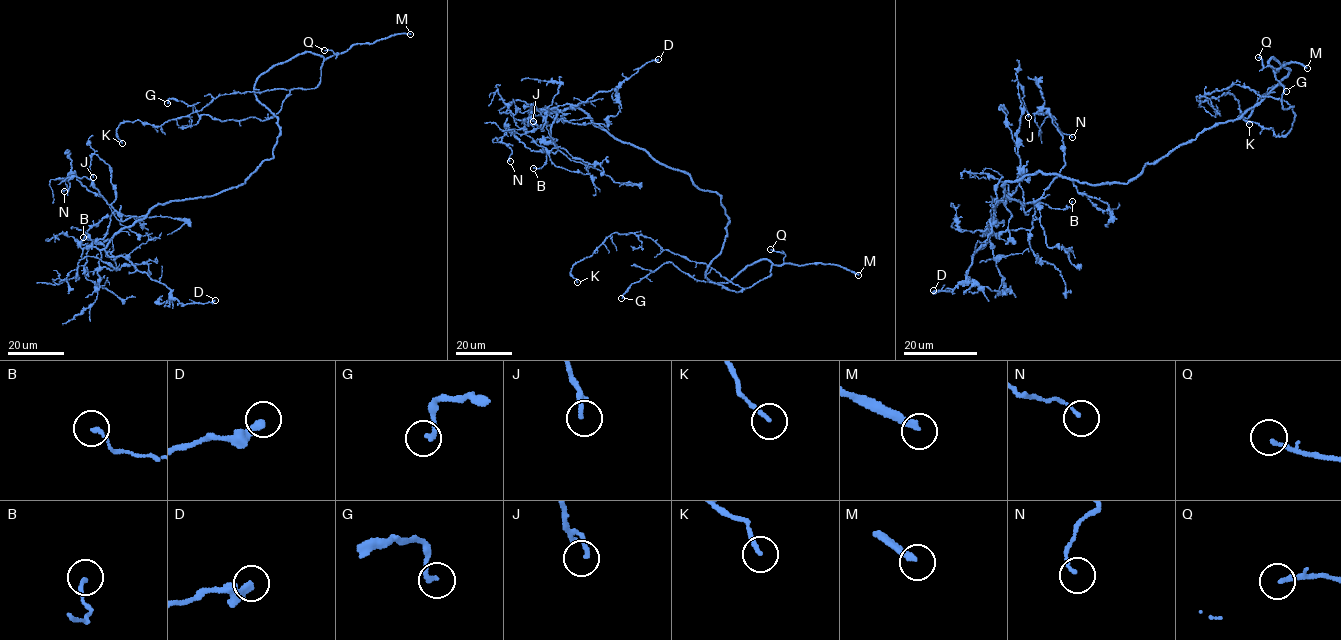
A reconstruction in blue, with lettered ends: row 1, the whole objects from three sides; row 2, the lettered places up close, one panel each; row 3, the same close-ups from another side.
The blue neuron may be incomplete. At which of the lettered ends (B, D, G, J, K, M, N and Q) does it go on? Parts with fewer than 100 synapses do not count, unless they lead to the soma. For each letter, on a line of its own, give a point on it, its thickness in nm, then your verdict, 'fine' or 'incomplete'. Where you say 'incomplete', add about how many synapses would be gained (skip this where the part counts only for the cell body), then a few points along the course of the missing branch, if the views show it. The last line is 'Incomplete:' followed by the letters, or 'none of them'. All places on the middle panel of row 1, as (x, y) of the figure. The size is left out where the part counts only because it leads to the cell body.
B: (533, 168) | 150 nm | fine
D: (658, 59) | 360 nm | fine
G: (621, 298) | 200 nm | fine
J: (533, 121) | 170 nm | fine
K: (577, 282) | 160 nm | fine
M: (858, 275) | 260 nm | incomplete
N: (510, 161) | 120 nm | fine
Q: (770, 249) | 180 nm | fine
Incomplete: M

